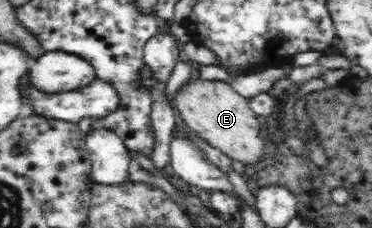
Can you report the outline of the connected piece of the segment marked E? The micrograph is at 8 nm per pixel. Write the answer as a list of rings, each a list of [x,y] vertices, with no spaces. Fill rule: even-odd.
[[[217,79],[188,81],[175,93],[174,101],[183,123],[231,160],[246,166],[261,161],[261,155],[265,155],[267,142],[262,139],[257,115],[250,108],[249,100],[242,97],[229,83]]]

